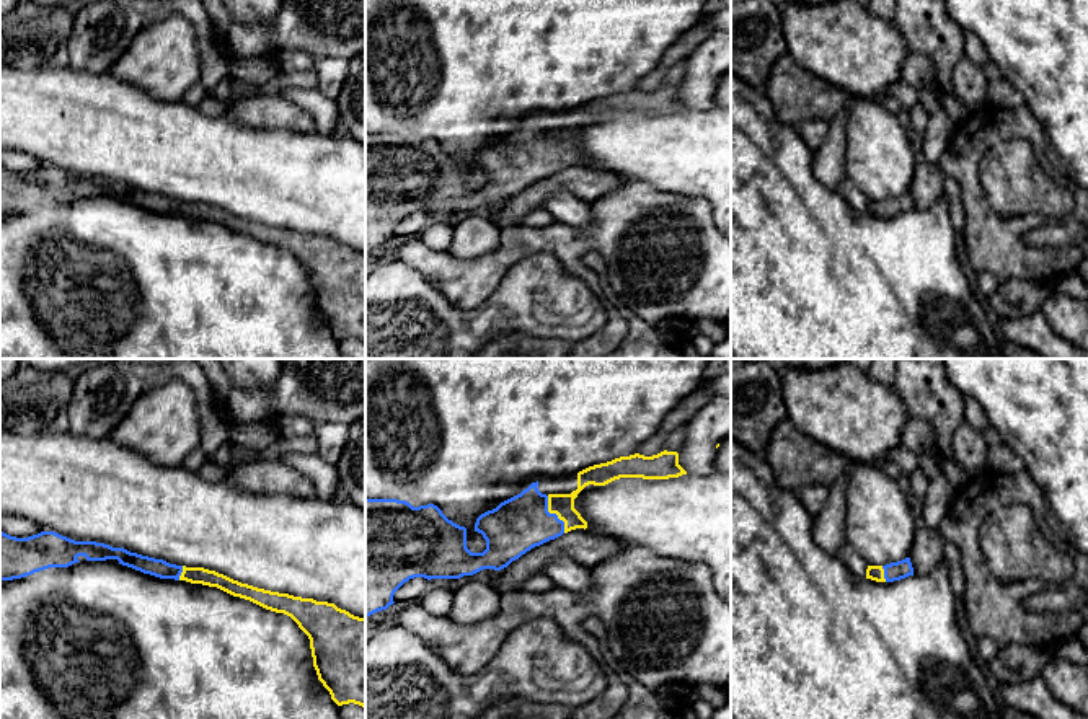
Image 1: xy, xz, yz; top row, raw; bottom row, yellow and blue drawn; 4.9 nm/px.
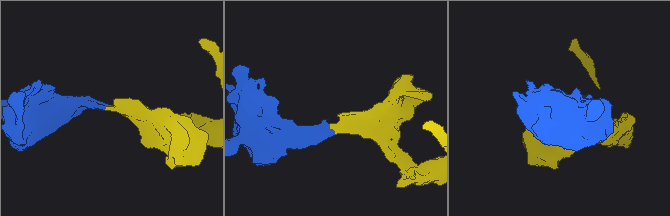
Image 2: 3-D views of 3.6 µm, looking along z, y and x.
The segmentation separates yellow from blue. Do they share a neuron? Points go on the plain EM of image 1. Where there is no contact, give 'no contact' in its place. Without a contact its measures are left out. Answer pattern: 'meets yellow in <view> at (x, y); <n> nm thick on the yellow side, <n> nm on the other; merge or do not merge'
meets yellow in xz at (553, 147); 110 nm thick on the yellow side, 280 nm on the other; merge

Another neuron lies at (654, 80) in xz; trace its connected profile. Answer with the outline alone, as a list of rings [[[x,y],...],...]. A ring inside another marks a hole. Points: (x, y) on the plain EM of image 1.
[[[656,68],[649,75],[639,80],[638,88],[644,91],[652,91],[664,86],[664,77],[667,68]]]

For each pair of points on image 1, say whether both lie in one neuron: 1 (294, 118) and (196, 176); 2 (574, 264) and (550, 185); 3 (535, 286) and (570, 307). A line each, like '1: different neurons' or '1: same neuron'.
1: different neurons
2: different neurons
3: same neuron

